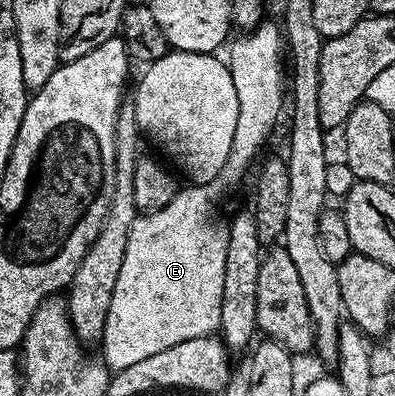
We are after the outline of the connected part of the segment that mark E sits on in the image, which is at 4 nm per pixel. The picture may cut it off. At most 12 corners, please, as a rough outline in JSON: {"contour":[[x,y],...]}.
{"contour":[[285,36],[230,44],[237,130],[212,183],[136,215],[101,342],[112,372],[219,331],[215,206],[285,99]]}

